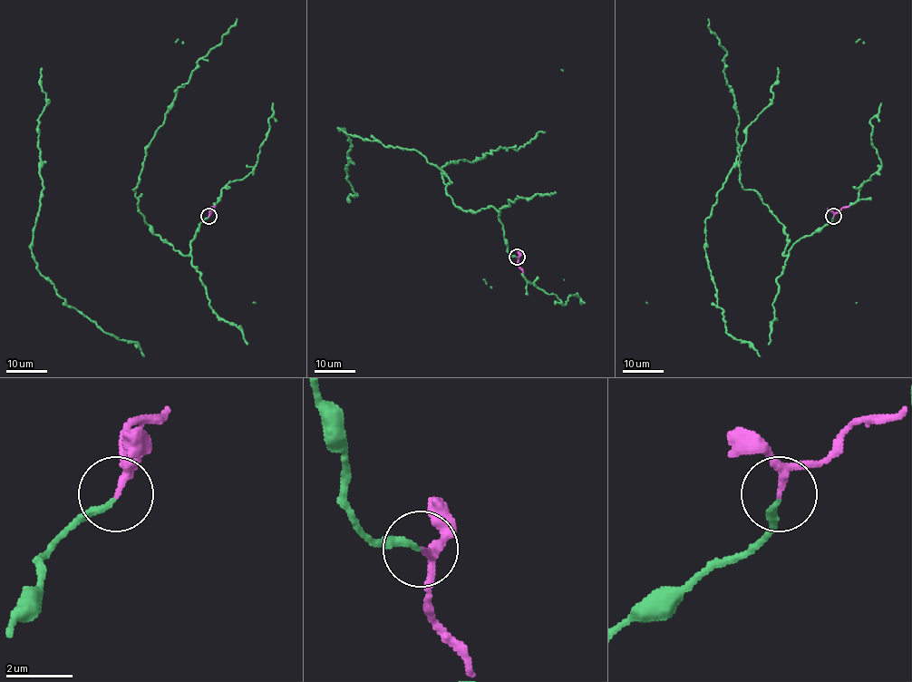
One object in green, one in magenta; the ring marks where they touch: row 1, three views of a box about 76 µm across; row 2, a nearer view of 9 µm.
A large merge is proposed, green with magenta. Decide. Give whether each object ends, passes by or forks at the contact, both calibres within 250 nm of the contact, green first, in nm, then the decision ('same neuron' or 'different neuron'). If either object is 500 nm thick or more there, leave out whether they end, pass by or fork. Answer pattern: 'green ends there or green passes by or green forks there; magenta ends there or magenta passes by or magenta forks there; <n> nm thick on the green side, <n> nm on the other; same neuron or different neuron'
green ends there; magenta passes by; 200 nm thick on the green side, 170 nm on the other; same neuron

